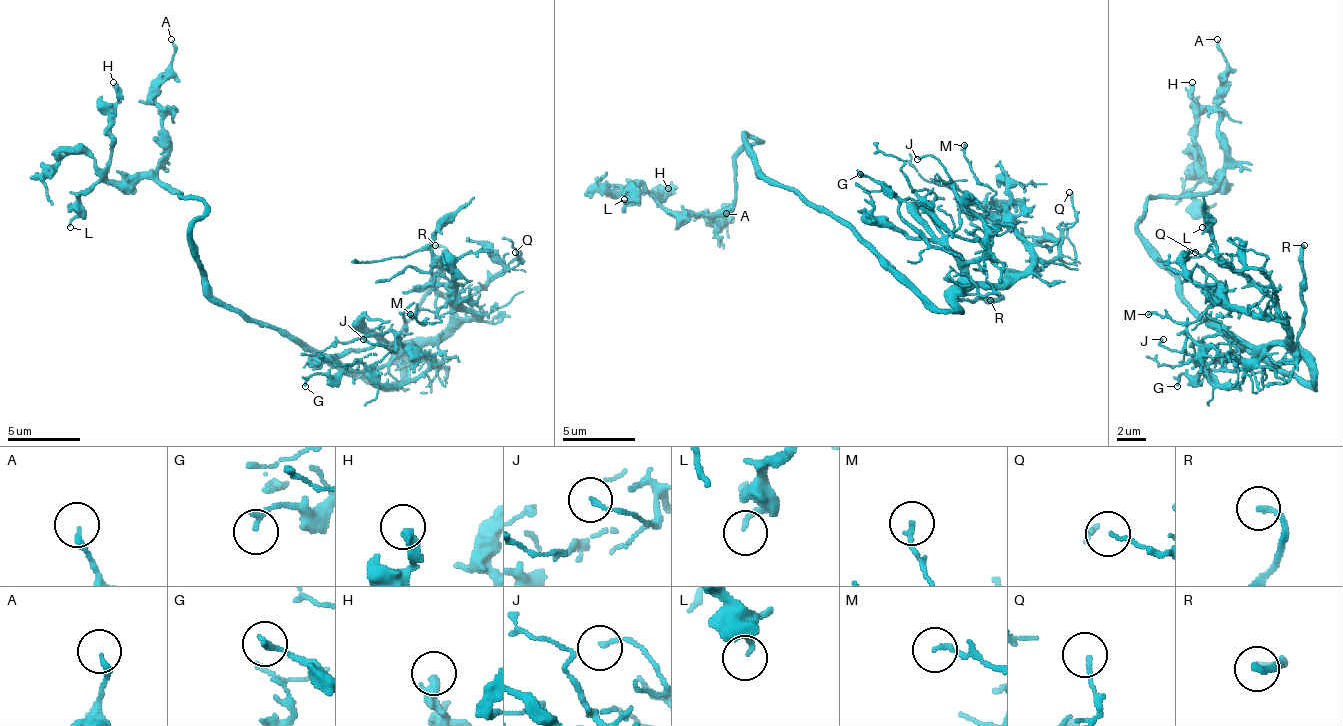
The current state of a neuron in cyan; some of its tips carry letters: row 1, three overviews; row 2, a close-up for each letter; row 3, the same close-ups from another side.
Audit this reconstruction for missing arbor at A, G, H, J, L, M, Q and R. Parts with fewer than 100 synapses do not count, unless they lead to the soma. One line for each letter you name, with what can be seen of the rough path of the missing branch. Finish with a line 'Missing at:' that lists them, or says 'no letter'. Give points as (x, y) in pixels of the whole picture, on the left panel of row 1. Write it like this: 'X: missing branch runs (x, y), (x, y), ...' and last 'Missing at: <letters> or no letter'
R: missing branch runs (435, 245), (370, 187), (338, 137), (269, 118), (251, 137), (301, 137), (374, 111), (446, 202)
Missing at: R

